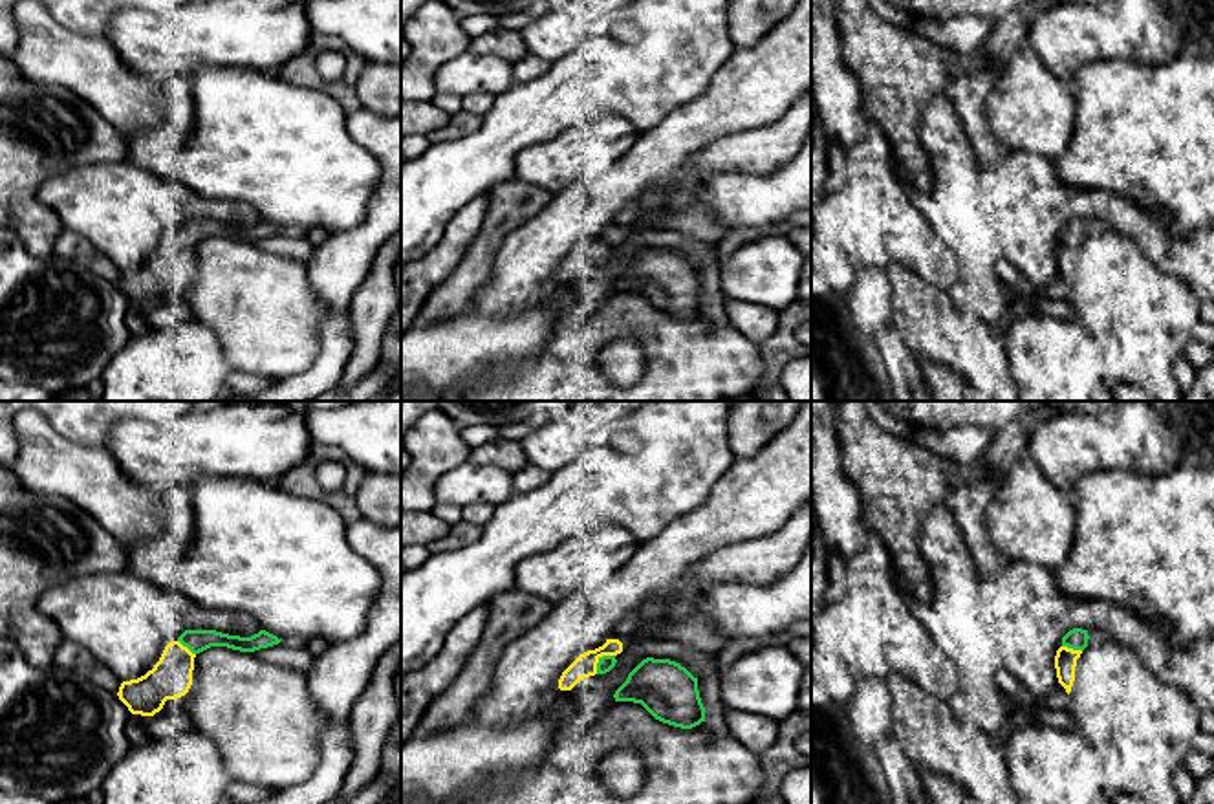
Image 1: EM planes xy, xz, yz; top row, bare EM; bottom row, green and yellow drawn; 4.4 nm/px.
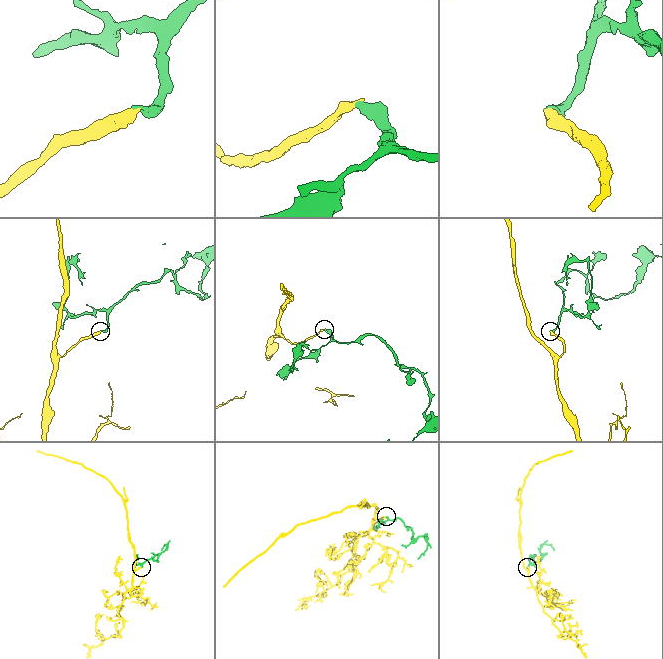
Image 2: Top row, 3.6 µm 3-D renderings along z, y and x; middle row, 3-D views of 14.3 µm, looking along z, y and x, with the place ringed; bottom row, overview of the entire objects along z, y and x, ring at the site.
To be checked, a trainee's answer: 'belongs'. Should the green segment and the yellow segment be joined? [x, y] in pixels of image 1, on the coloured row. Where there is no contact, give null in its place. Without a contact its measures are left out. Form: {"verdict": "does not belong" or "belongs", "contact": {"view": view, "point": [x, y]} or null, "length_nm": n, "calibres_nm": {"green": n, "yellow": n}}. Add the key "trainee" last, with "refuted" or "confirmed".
{"verdict": "belongs", "contact": {"view": "xz", "point": [599, 660]}, "length_nm": 120, "calibres_nm": {"green": 70, "yellow": 100}, "trainee": "confirmed"}

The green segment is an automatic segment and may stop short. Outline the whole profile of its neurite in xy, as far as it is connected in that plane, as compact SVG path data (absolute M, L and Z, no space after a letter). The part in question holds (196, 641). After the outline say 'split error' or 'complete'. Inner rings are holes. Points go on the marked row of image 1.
M185 630L168 643L145 676L123 681L119 700L132 714L154 716L167 700L181 698L192 685L194 657L211 646L227 646L240 652L255 652L278 645L282 639L260 630L251 637L229 636L216 630Z; split error

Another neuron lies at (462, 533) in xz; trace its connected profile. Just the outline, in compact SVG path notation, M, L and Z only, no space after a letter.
M461 520L456 526L452 526L450 531L443 538L434 540L428 546L428 549L430 549L430 553L454 551L467 544L476 542L482 533L483 533L482 526L474 526L467 520Z

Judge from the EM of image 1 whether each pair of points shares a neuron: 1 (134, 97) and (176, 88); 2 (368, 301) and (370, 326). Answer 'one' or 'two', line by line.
1: one
2: one

